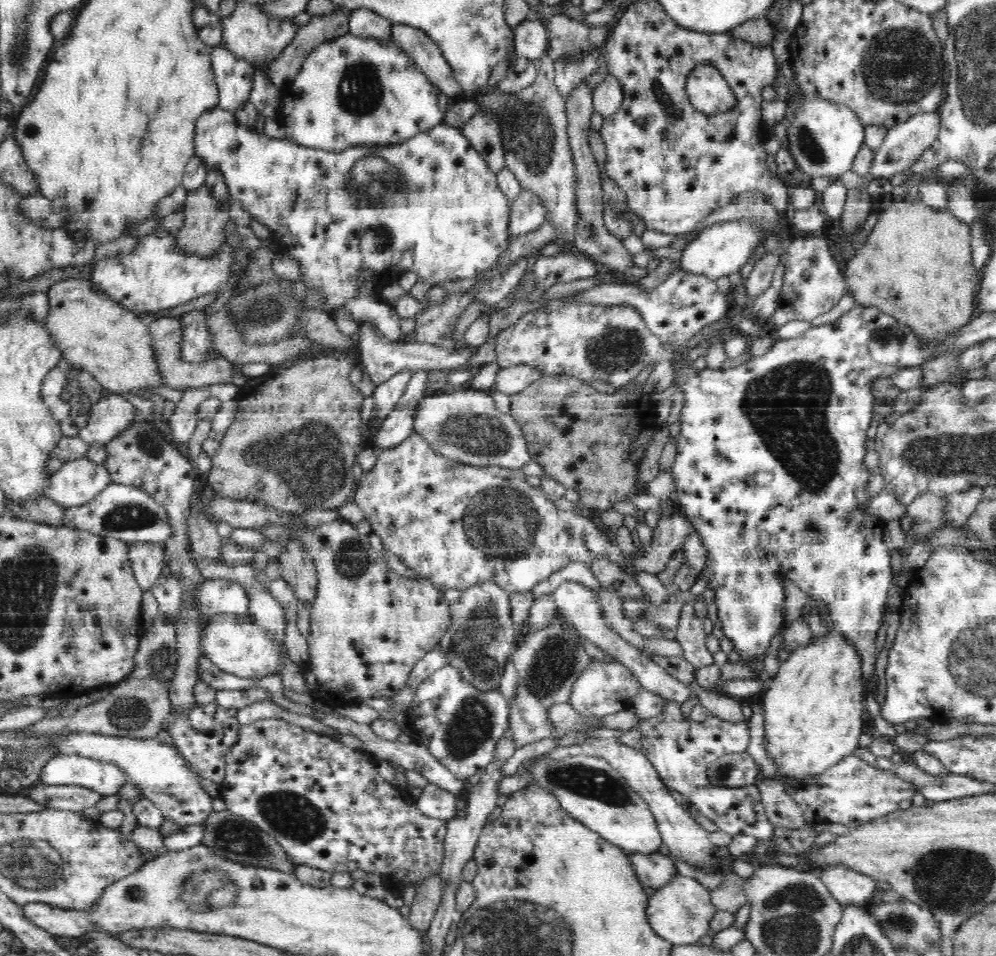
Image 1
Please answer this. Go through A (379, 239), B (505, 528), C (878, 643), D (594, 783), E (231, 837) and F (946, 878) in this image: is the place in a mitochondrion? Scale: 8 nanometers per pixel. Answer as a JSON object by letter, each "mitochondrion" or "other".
{"A":"mitochondrion","B":"mitochondrion","C":"other","D":"mitochondrion","E":"mitochondrion","F":"mitochondrion"}

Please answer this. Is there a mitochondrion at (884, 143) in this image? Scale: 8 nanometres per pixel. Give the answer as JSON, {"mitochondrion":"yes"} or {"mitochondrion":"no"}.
{"mitochondrion":"no"}

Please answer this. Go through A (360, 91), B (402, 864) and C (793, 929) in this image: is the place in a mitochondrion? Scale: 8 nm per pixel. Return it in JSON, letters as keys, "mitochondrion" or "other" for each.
{"A":"mitochondrion","B":"other","C":"mitochondrion"}

